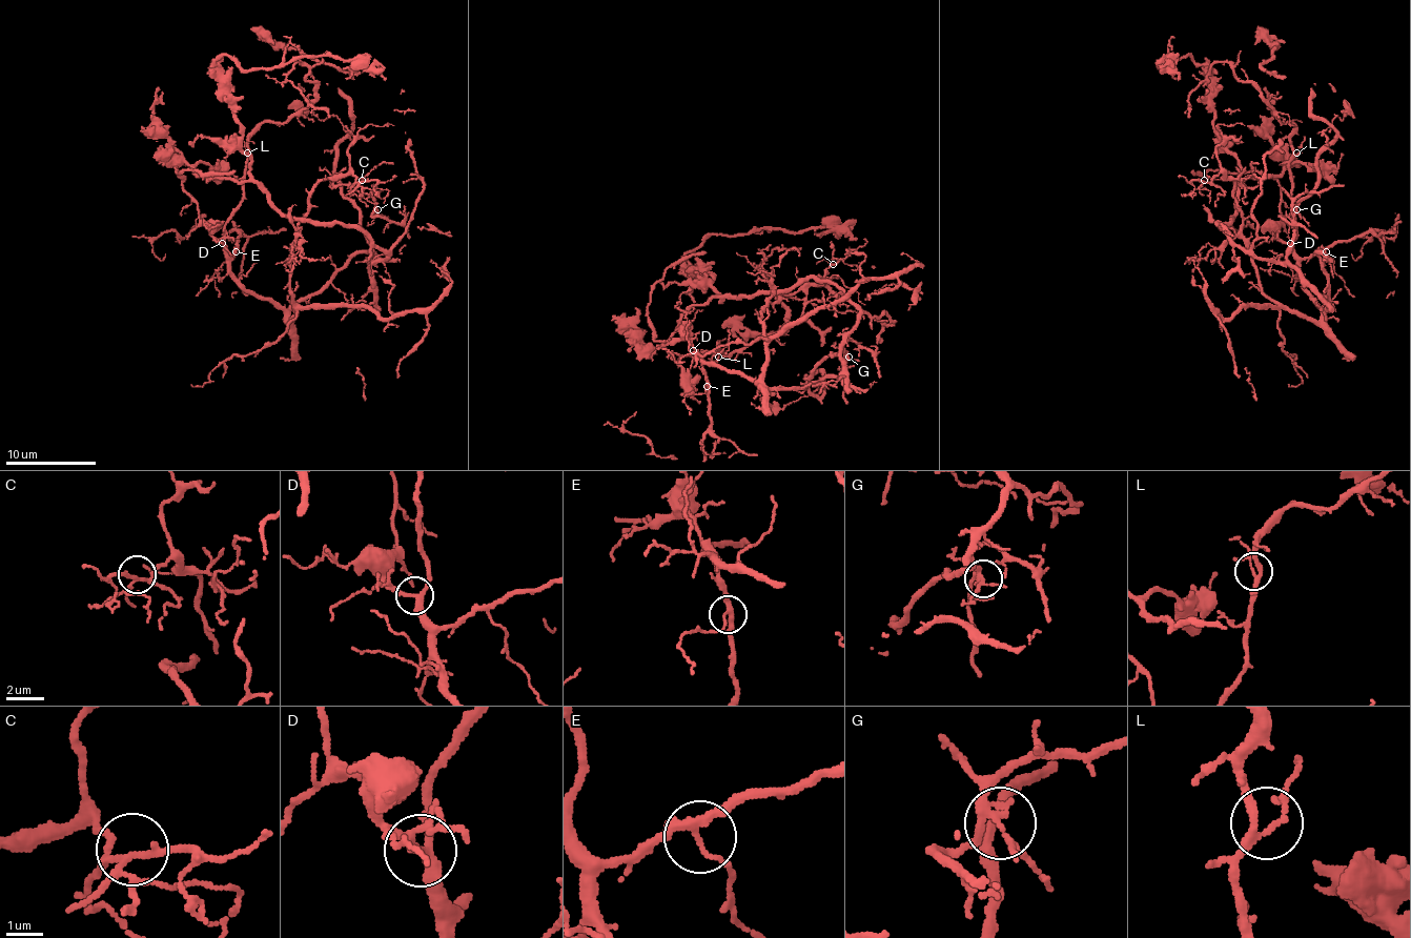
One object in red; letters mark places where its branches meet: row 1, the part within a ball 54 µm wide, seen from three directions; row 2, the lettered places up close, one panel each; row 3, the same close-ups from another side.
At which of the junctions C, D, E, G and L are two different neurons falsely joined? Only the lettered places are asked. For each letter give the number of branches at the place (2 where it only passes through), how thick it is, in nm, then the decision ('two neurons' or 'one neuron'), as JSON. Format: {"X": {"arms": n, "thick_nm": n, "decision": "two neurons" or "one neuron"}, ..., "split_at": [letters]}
{"C": {"arms": 5, "thick_nm": 160, "decision": "one neuron"}, "D": {"arms": 3, "thick_nm": 280, "decision": "one neuron"}, "E": {"arms": 3, "thick_nm": 220, "decision": "one neuron"}, "G": {"arms": 4, "thick_nm": 200, "decision": "one neuron"}, "L": {"arms": 4, "thick_nm": 170, "decision": "one neuron"}, "split_at": []}

